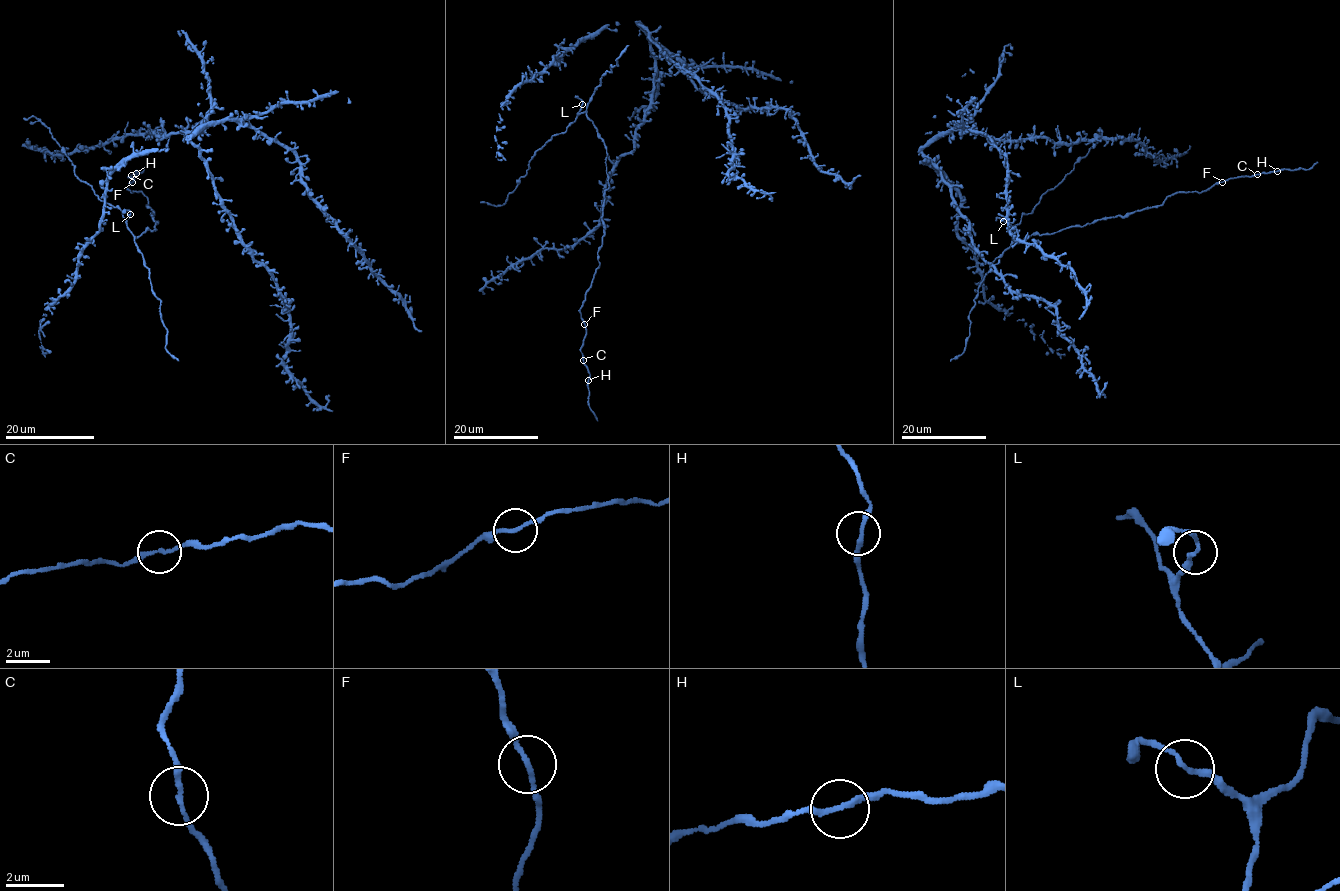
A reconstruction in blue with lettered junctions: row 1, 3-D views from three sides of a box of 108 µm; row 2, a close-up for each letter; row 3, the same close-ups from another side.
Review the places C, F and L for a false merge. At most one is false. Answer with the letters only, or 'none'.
none

